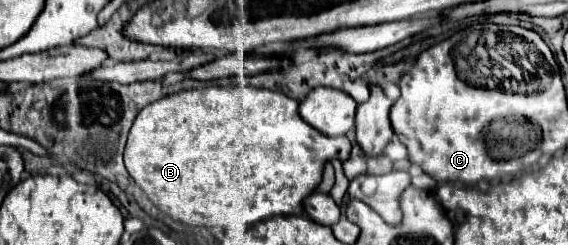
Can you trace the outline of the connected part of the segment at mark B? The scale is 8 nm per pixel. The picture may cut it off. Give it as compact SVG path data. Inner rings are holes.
M207 86L183 90L145 106L127 138L125 168L145 196L177 222L191 228L249 228L275 214L303 214L301 202L321 182L323 164L331 158L346 161L351 149L347 136L329 138L303 122L299 102L281 92L253 86Z

